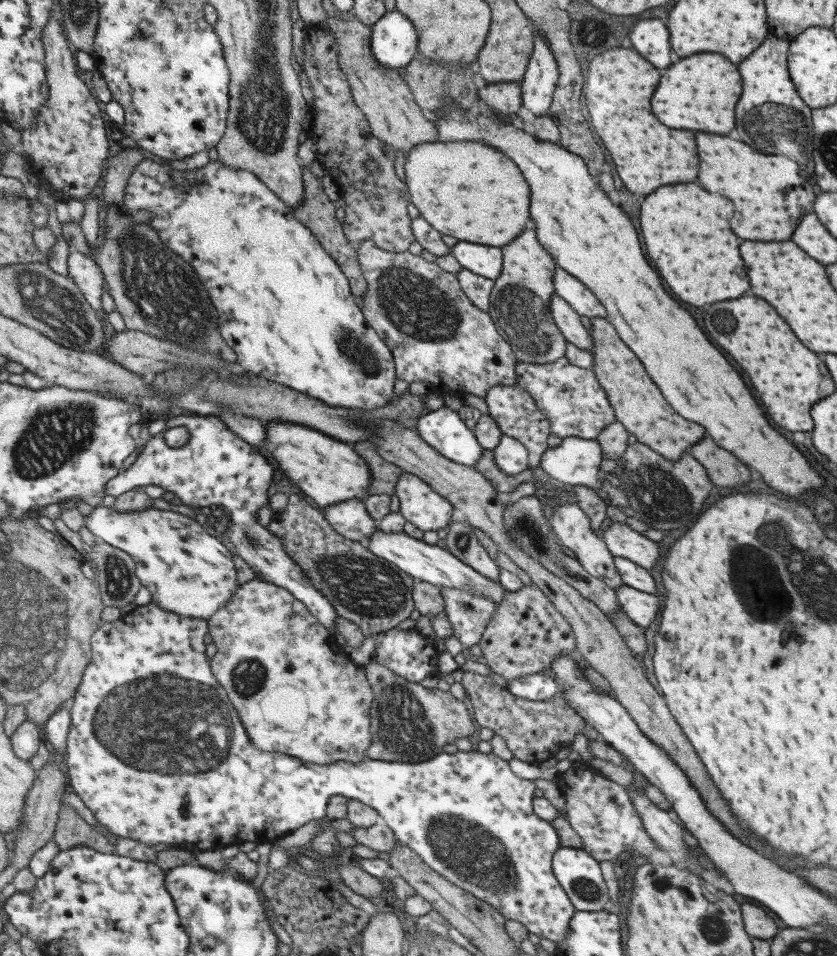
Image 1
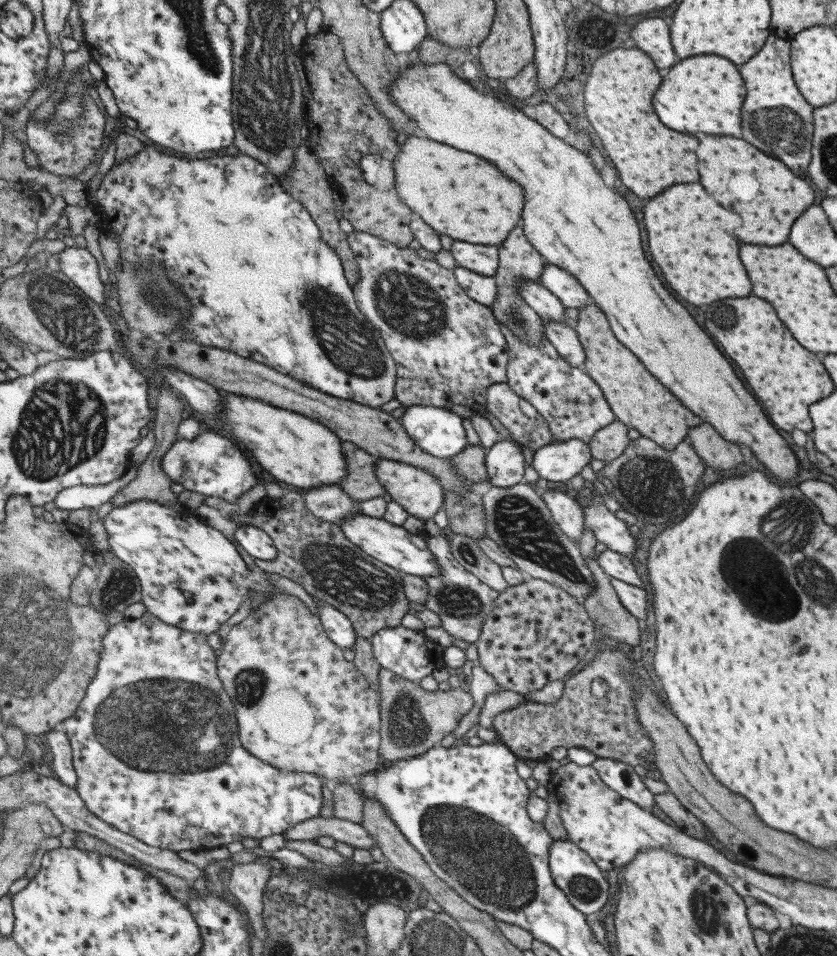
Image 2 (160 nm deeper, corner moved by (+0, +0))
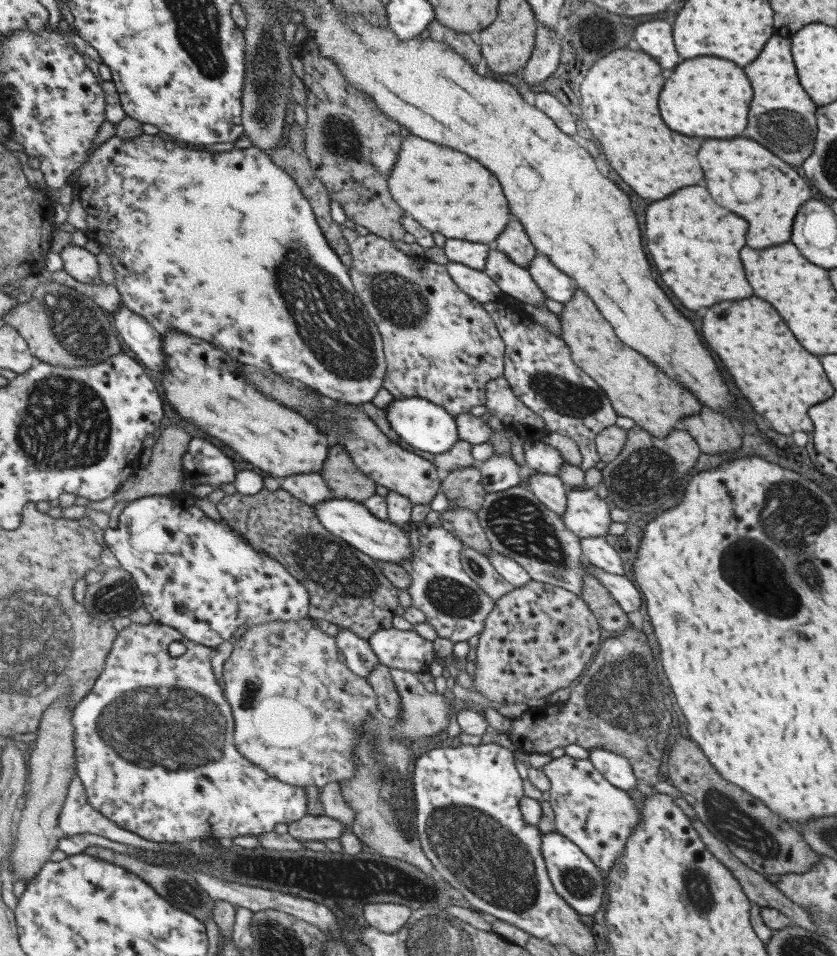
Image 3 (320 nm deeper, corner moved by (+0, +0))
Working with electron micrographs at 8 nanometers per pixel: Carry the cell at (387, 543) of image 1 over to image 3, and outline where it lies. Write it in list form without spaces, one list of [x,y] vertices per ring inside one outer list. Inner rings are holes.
[[[333,497],[313,506],[319,520],[329,532],[345,539],[376,560],[399,563],[413,556],[410,536],[397,524],[381,520],[362,502],[353,499]]]

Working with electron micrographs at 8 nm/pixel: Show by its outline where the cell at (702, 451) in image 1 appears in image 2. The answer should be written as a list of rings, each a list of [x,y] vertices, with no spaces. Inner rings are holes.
[[[709,424],[691,427],[685,438],[705,466],[715,470],[725,470],[743,462],[739,446],[723,440]]]

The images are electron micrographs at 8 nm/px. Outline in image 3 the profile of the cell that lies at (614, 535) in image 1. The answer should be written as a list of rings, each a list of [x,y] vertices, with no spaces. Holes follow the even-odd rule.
[[[567,488],[566,505],[562,514],[565,528],[579,538],[606,536],[611,522],[607,500],[599,489]]]

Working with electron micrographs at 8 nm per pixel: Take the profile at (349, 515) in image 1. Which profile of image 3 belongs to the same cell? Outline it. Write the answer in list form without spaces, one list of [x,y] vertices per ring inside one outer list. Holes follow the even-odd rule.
[[[318,472],[285,477],[282,488],[312,507],[335,497],[328,482]]]

